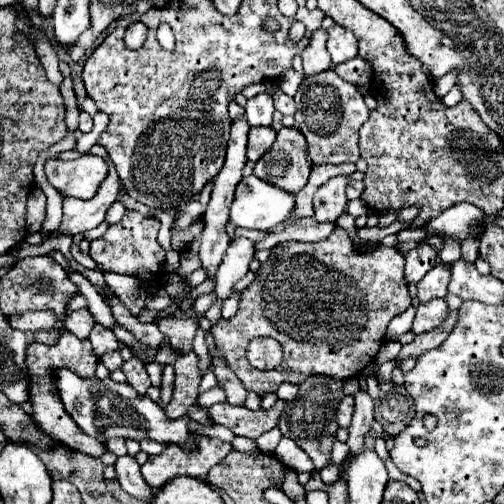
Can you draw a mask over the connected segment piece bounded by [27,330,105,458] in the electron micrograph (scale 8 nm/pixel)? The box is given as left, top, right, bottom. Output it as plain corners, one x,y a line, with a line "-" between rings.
63,330
61,336
59,336
59,342
55,346
45,346
45,344
37,344
37,342
31,342
29,348
27,348
27,370
31,374
31,408
33,408
33,420
37,422
37,426
47,434
51,436
53,440
61,442
63,446
71,448
71,450
77,450
77,452
83,452
83,454
89,454
89,456
95,456
99,458
103,452
105,452
105,446
87,436
73,420
71,416
63,410
63,404
61,404
61,398
53,386
53,370
55,368
69,368
73,370
75,374
83,376
83,378
89,378
89,376
95,376
95,368
97,368
97,356
91,348
91,342
89,340
79,340
75,338
71,332

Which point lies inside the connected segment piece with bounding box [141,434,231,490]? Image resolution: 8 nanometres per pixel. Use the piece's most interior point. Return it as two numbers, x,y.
173,462

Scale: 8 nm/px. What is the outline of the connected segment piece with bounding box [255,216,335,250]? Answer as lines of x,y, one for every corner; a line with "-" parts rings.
291,216
289,218
291,226
285,226
285,228
273,228
265,240
261,242
255,242
255,250
269,250
273,248
275,244
279,242
285,242
285,240
297,240
297,242
321,242
325,240
333,228
335,228
335,222
317,222
313,216
309,218
295,218

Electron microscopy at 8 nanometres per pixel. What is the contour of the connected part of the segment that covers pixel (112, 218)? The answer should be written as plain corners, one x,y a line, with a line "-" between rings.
115,200
115,202
111,204
111,208
109,208
105,220
107,220
109,224
115,224
115,222
119,222
119,220
123,218
123,214
125,214
125,206
123,206
119,200

